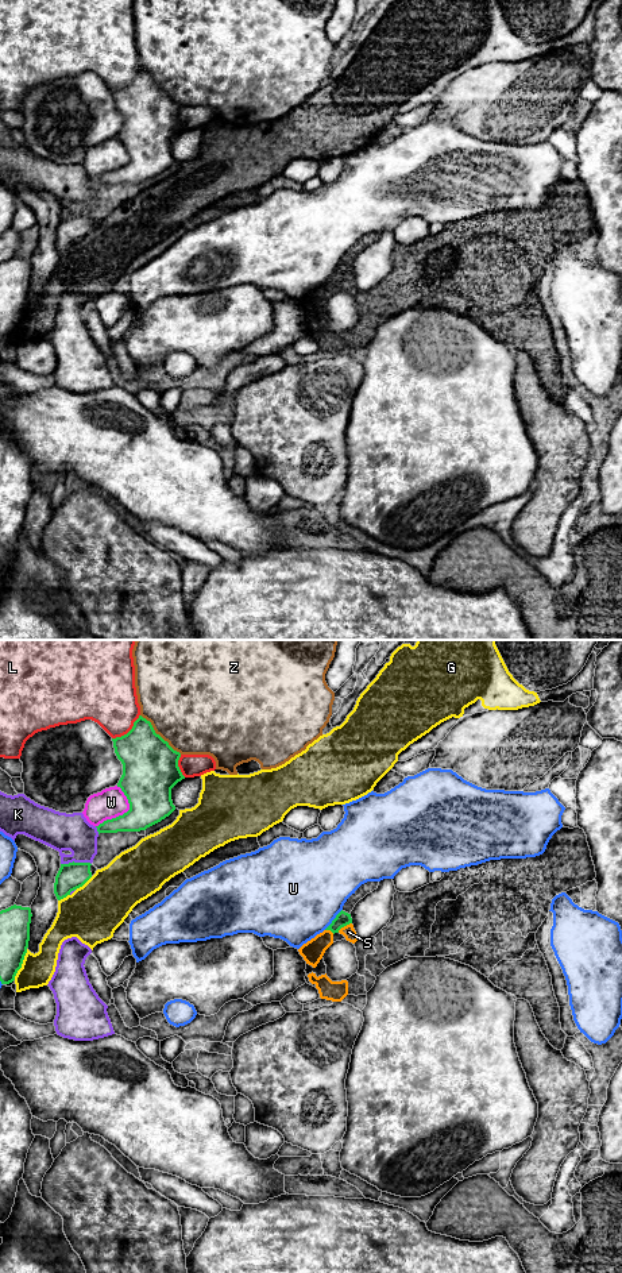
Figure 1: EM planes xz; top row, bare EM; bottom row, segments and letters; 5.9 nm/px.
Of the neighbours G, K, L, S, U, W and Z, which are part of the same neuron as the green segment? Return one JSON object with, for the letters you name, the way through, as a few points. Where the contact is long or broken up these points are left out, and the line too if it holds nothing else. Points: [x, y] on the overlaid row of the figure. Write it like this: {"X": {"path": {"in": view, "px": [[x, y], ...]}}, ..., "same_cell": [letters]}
{"same_cell": []}

